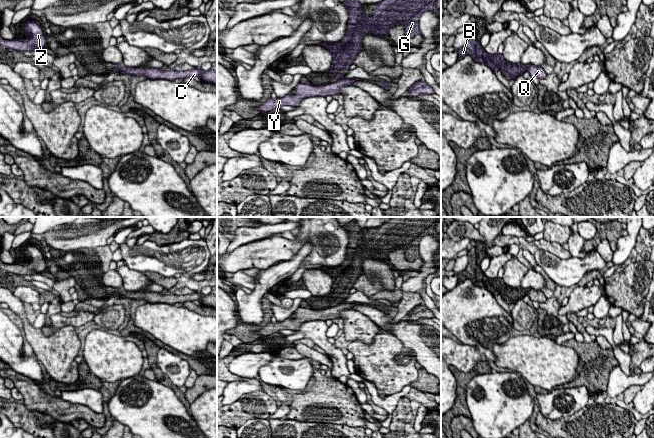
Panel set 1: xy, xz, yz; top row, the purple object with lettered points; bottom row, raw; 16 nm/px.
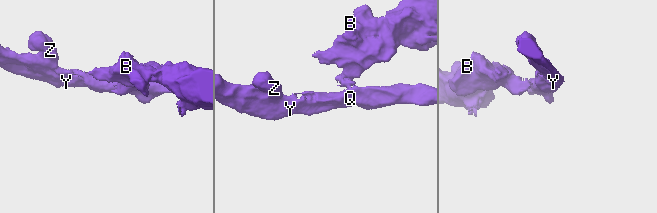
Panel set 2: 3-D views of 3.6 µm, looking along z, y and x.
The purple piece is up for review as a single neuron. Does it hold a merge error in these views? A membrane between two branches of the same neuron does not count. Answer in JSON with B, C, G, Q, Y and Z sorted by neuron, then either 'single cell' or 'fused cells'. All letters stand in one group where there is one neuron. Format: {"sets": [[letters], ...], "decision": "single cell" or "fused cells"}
{"sets": [["B", "G"], ["C", "Q", "Y", "Z"]], "decision": "fused cells"}

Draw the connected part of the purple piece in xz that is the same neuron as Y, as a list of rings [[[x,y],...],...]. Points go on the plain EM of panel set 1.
[[[340,303],[337,306],[313,310],[311,308],[298,307],[297,308],[297,316],[295,318],[288,317],[282,322],[272,323],[269,322],[265,327],[261,328],[256,333],[264,336],[268,336],[272,333],[278,332],[280,330],[288,329],[288,330],[298,330],[300,325],[307,321],[314,320],[333,320],[336,318],[341,318],[341,312],[344,310],[354,309],[356,304],[362,303]]]

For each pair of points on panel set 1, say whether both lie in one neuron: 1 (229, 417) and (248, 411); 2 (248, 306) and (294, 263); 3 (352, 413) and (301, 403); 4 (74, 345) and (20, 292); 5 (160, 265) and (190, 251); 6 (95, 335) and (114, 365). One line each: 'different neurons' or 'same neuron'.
1: same neuron
2: same neuron
3: same neuron
4: different neurons
5: same neuron
6: same neuron

